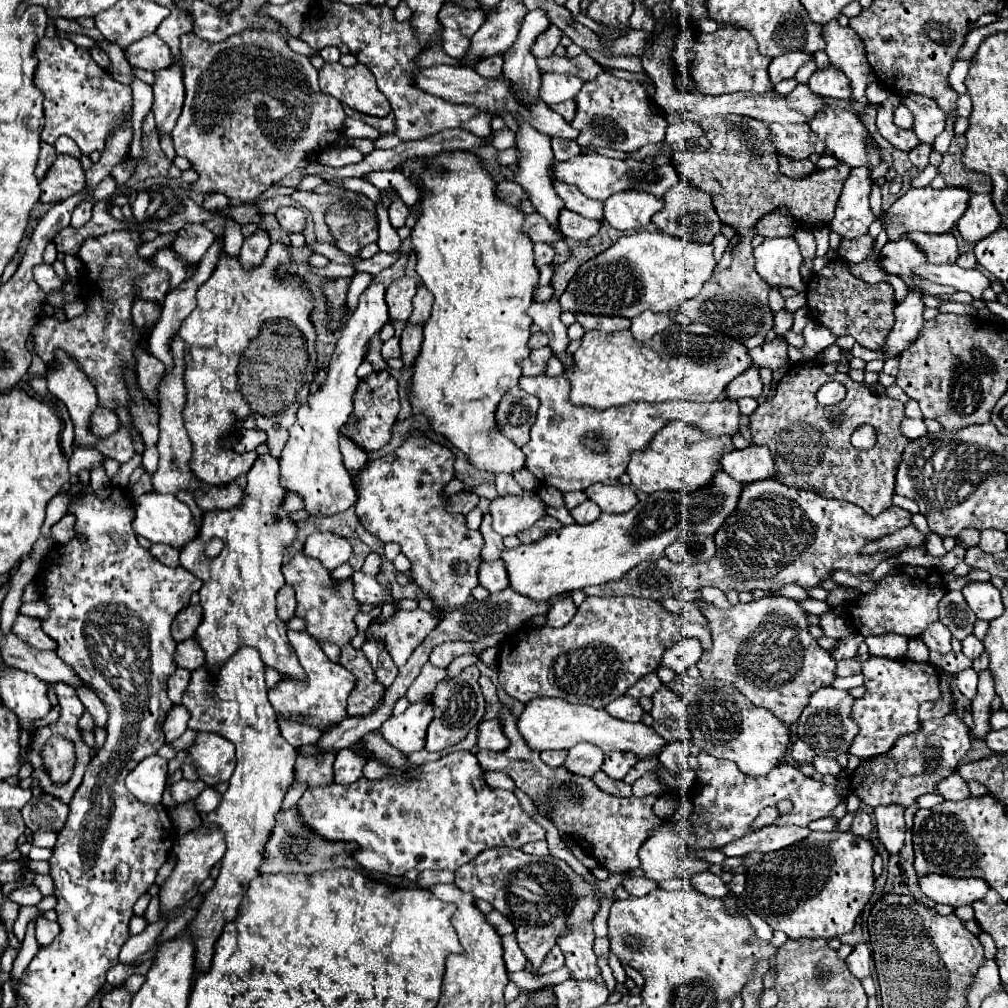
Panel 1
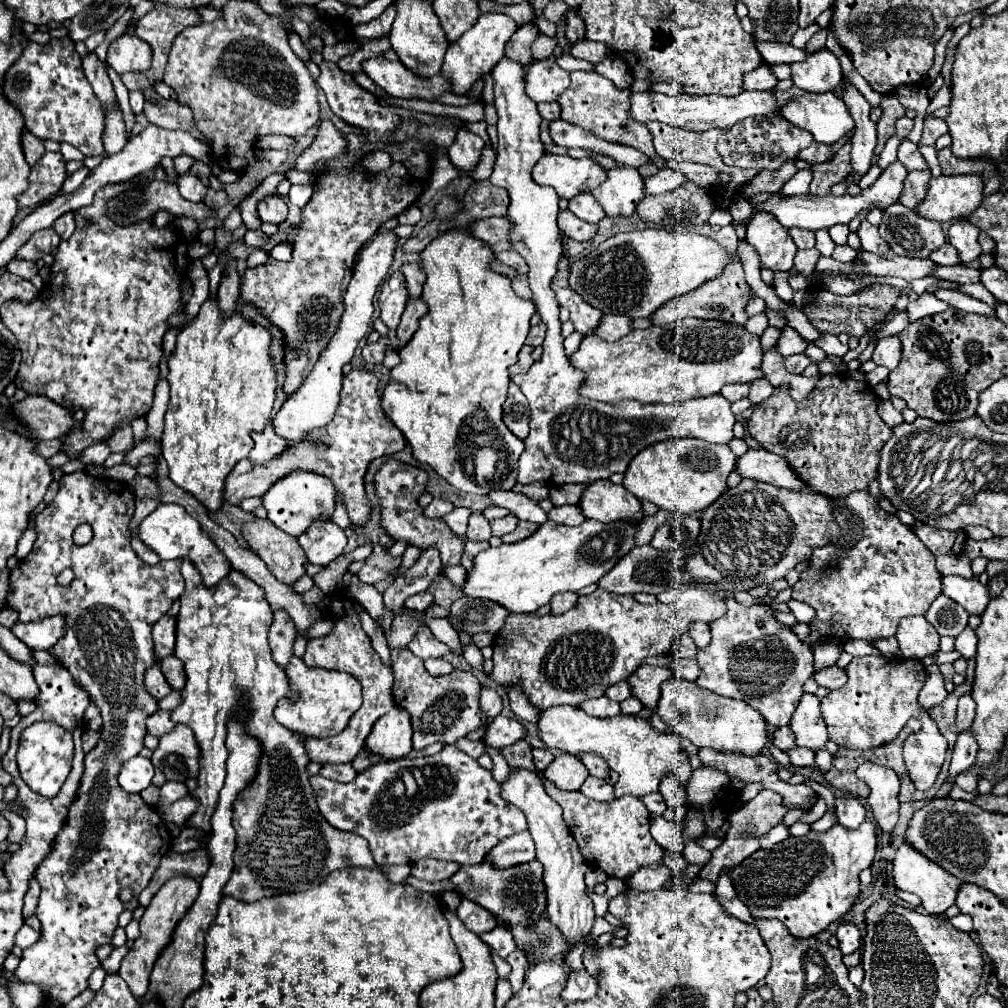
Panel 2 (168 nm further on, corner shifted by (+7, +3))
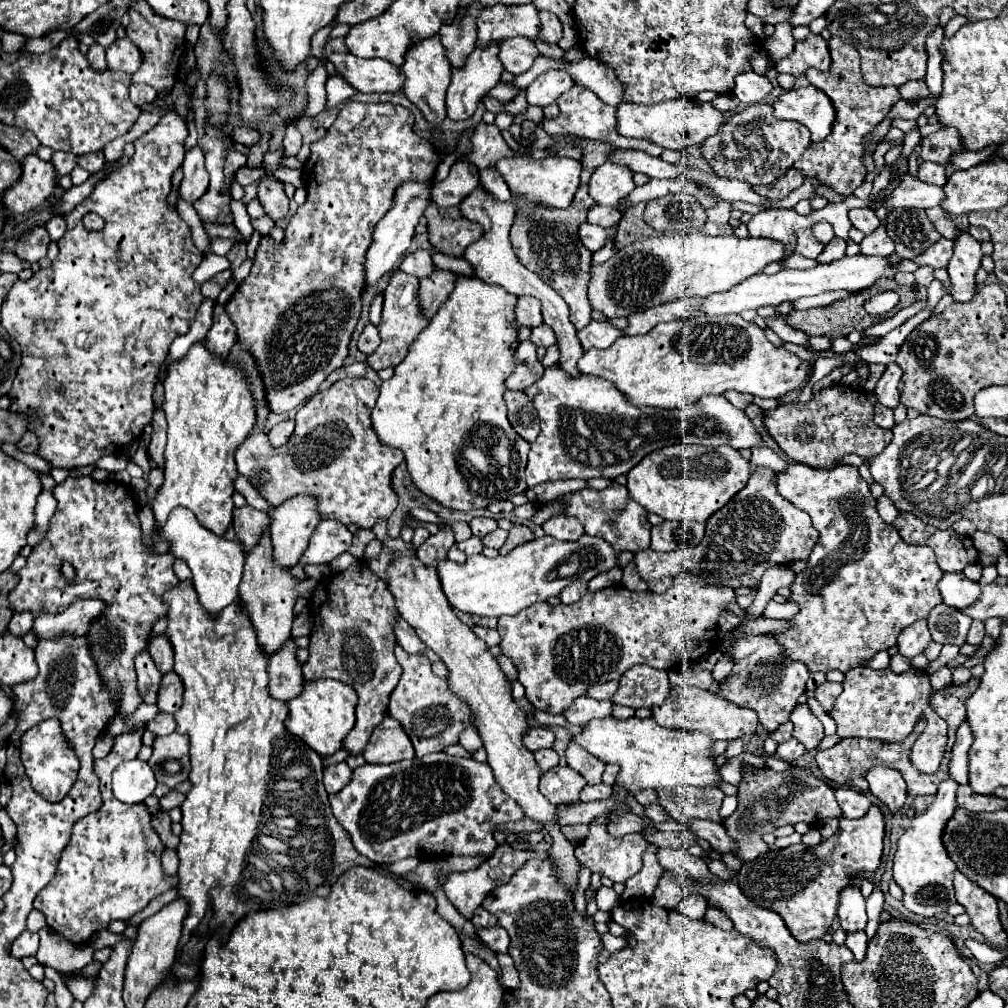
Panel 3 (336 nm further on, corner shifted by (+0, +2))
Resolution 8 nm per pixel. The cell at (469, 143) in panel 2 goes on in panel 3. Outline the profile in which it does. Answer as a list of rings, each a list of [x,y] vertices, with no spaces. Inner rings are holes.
[[[458,161],[450,167],[450,175],[444,181],[436,181],[432,187],[432,201],[438,207],[454,207],[458,205],[480,179],[480,171],[472,163]]]

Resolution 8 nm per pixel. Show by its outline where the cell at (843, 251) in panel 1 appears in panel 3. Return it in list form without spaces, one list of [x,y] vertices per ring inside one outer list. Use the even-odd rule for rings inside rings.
[[[834,237],[834,239],[826,245],[826,249],[820,253],[820,257],[816,257],[816,261],[818,261],[818,263],[832,263],[832,261],[844,257],[844,255],[846,255],[846,243],[844,243],[842,239]]]

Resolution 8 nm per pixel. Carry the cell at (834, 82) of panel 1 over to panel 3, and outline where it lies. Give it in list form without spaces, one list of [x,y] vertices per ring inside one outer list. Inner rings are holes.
[[[808,33],[804,41],[798,41],[794,45],[794,53],[776,61],[776,71],[778,73],[790,73],[794,77],[804,75],[808,67],[816,69],[828,69],[830,67],[830,51],[826,41],[820,35]]]

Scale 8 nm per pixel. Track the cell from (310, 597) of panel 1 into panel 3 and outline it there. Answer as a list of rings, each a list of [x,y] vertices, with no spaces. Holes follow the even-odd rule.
[[[250,505],[234,507],[232,527],[236,531],[236,537],[244,543],[244,549],[250,551],[258,543],[260,533],[268,527],[268,515]]]

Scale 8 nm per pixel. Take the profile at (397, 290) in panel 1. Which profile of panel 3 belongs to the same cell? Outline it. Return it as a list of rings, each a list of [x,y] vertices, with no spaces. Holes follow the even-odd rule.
[[[396,269],[390,275],[388,287],[384,291],[384,309],[382,309],[382,319],[380,319],[380,325],[378,325],[378,333],[380,333],[382,343],[372,355],[368,355],[368,359],[366,359],[368,367],[372,367],[374,371],[380,371],[380,369],[386,369],[386,367],[396,367],[406,357],[410,343],[416,339],[416,335],[424,327],[428,327],[428,323],[430,323],[430,319],[420,309],[418,279],[414,275],[408,275],[400,269]]]

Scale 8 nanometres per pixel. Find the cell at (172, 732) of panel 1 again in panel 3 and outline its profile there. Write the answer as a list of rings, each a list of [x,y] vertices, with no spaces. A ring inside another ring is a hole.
[[[158,713],[158,715],[146,725],[146,729],[152,731],[154,735],[170,735],[170,733],[176,729],[176,719],[174,719],[174,715]]]

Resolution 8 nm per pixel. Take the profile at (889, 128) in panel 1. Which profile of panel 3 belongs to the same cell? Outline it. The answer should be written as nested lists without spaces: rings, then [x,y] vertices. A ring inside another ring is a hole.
[[[924,163],[920,165],[918,169],[918,179],[922,183],[930,183],[930,185],[938,185],[938,187],[944,187],[946,183],[946,171],[942,165],[938,163]]]

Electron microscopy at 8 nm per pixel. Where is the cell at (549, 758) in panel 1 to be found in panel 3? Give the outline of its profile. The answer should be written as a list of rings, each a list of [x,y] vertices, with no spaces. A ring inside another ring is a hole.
[[[540,749],[534,753],[534,757],[536,757],[536,763],[542,769],[542,773],[546,773],[548,769],[552,769],[558,763],[558,755],[554,749]]]

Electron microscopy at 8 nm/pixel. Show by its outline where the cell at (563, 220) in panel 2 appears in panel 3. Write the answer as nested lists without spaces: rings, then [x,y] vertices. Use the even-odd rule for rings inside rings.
[[[582,223],[582,225],[580,225],[582,245],[584,245],[590,253],[602,249],[608,241],[614,241],[614,237],[616,237],[616,231],[614,231],[614,229],[596,227],[596,225],[592,225],[592,223]]]

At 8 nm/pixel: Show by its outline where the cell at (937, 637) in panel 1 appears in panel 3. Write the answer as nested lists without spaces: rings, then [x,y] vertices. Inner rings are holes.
[[[920,619],[916,623],[912,623],[910,627],[906,627],[900,635],[898,635],[898,651],[906,657],[906,659],[912,659],[914,655],[922,653],[928,643],[932,641],[930,637],[930,631],[926,627],[926,621]]]

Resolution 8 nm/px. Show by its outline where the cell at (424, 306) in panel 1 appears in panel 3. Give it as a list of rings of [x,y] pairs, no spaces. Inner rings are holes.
[[[418,249],[418,251],[414,251],[414,253],[408,253],[408,255],[402,259],[400,269],[422,279],[422,277],[428,277],[428,275],[434,271],[434,263],[432,263],[428,251]]]

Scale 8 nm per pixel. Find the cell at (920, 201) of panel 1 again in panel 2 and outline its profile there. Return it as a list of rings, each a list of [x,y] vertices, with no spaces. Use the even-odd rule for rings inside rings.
[[[939,176],[929,180],[927,194],[915,212],[933,222],[949,222],[969,216],[983,198],[983,182],[979,176]]]

